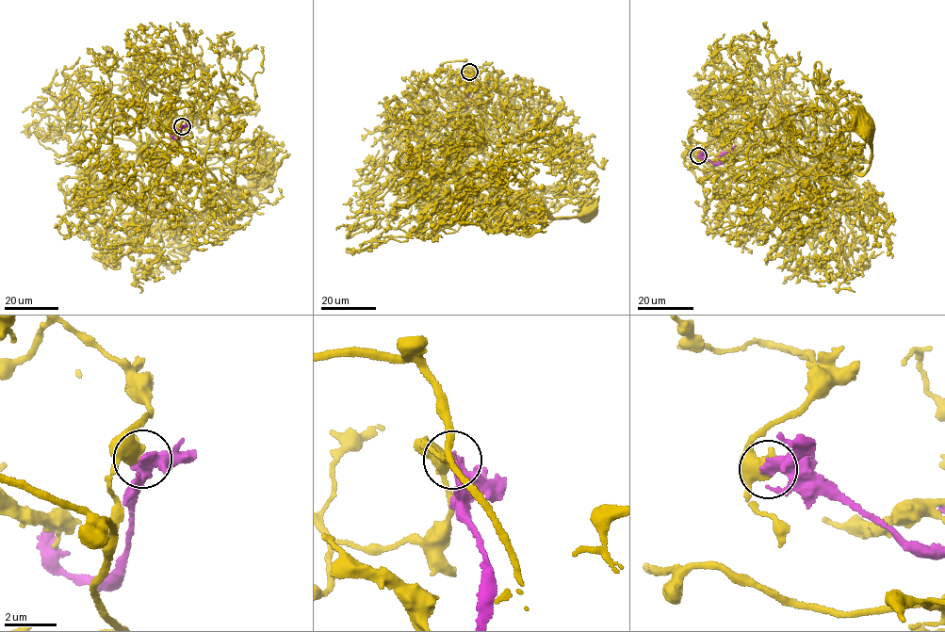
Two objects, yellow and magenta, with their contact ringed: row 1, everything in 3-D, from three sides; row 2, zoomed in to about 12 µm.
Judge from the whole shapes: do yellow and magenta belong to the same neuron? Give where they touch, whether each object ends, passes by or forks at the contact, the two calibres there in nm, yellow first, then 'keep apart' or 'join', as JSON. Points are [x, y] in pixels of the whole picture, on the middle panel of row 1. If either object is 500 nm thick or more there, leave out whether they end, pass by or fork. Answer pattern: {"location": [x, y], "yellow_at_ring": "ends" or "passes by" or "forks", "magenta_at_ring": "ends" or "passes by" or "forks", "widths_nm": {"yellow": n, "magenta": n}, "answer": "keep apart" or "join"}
{"location": [469, 72], "widths_nm": {"yellow": 650, "magenta": 320}, "answer": "keep apart"}

